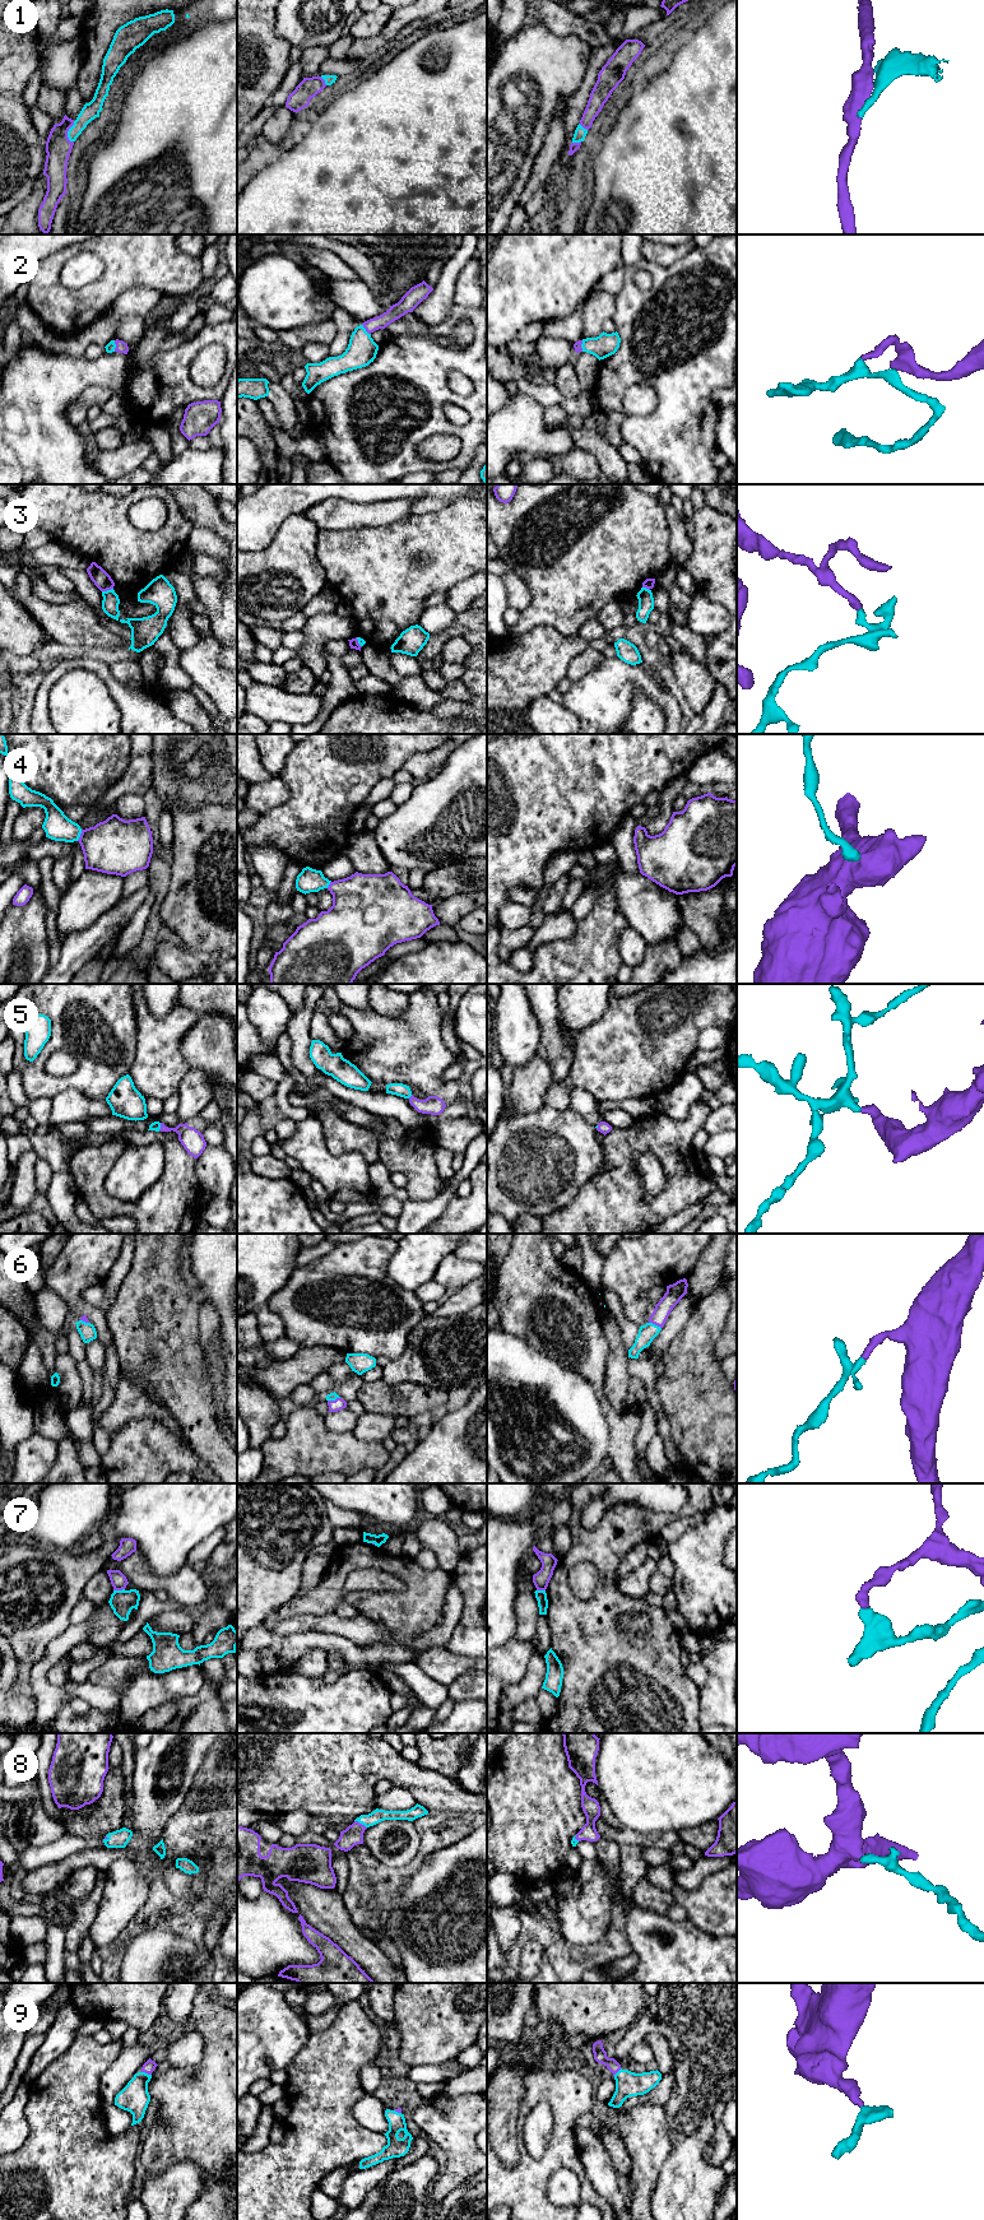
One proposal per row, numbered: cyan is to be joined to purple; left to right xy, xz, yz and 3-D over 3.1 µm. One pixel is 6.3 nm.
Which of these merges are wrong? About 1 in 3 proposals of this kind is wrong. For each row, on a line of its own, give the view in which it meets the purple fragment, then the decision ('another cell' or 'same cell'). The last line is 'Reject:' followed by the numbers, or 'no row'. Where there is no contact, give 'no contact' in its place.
1: contact in xy; same cell
2: contact in xy; same cell
3: contact in xy; another cell
4: contact in xy; same cell
5: contact in xz; same cell
6: contact in yz; same cell
7: contact in xy; another cell
8: contact in xz; same cell
9: contact in xy; same cell
Reject: 3, 7

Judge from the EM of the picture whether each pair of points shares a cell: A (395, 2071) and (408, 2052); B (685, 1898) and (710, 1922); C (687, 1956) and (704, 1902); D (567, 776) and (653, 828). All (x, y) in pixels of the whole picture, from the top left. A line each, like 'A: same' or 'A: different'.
A: different
B: same
C: different
D: different

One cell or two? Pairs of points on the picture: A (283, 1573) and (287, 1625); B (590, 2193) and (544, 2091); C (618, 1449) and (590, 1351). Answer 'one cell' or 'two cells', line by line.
A: two cells
B: one cell
C: one cell

